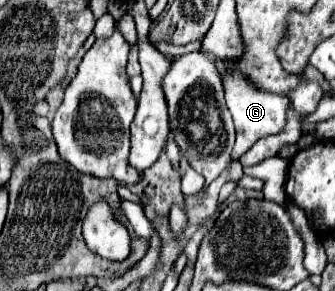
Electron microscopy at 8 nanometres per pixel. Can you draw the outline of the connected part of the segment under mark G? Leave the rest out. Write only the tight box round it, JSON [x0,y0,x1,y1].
[218,67,288,161]

